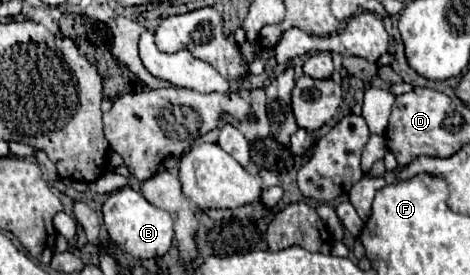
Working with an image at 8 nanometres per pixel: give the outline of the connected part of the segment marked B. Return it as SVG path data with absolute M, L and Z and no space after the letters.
M125 186L117 192L111 192L103 204L103 222L109 232L109 238L129 252L133 258L157 258L169 252L173 244L173 220L165 210L149 204L141 192Z

